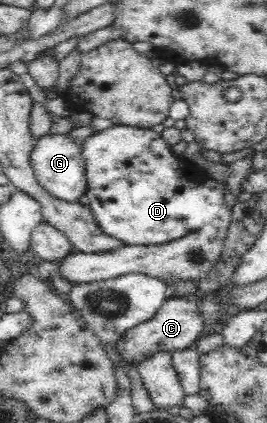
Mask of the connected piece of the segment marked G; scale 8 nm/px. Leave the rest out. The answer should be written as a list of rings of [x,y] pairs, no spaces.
[[[48,134],[36,140],[30,155],[30,161],[36,181],[55,199],[66,203],[79,203],[80,197],[87,191],[85,163],[80,155],[81,146],[67,135],[50,136]]]

